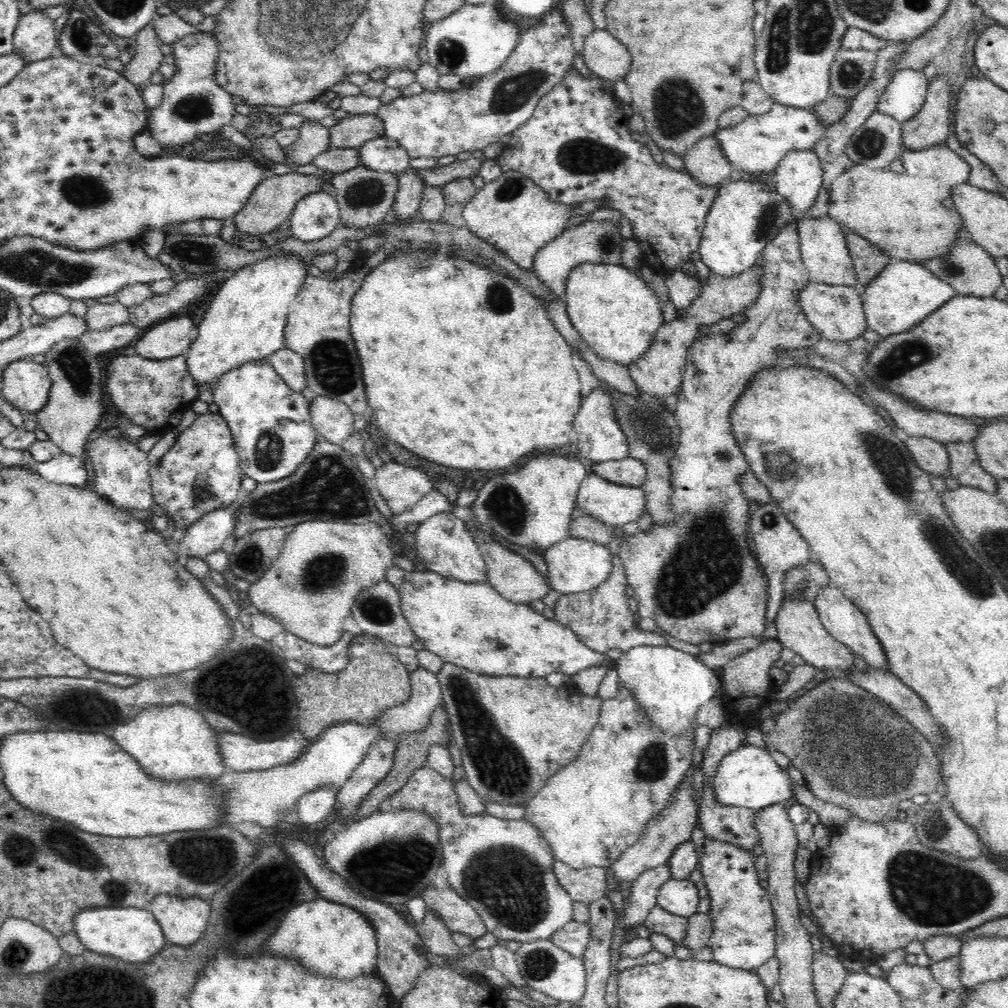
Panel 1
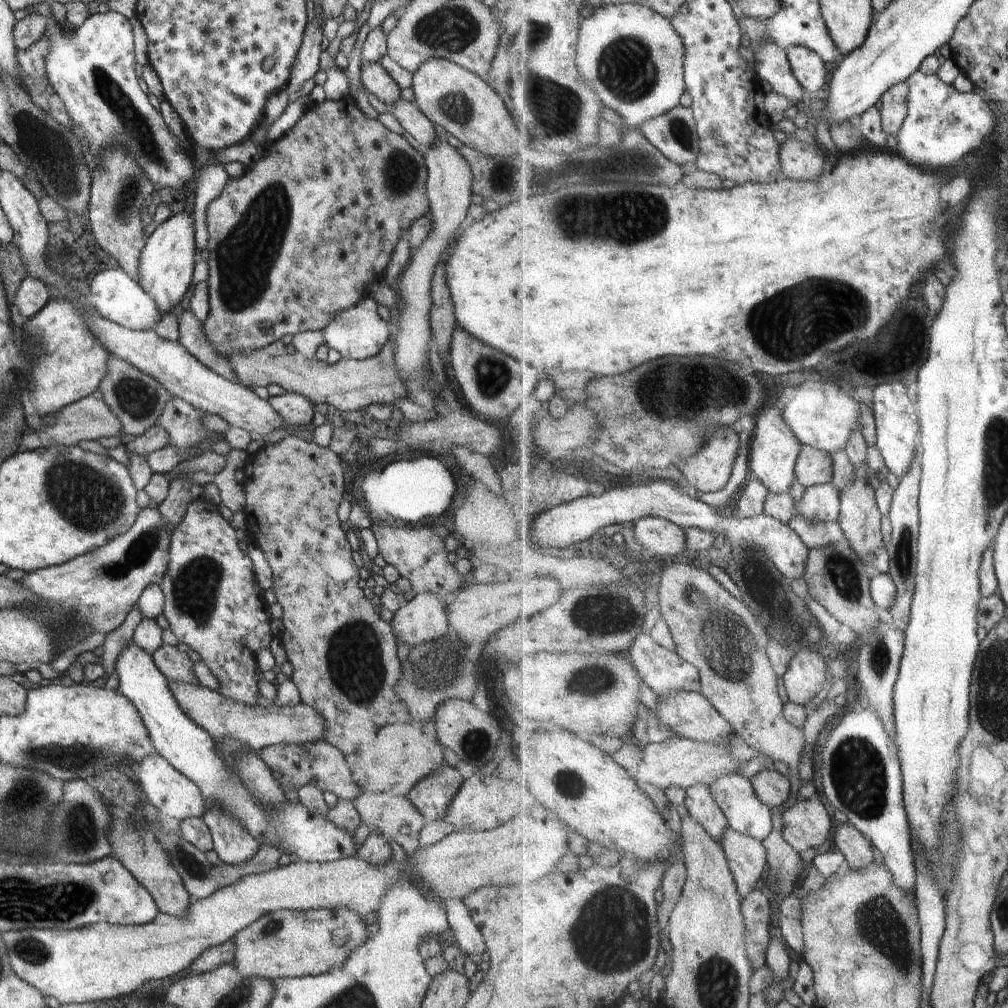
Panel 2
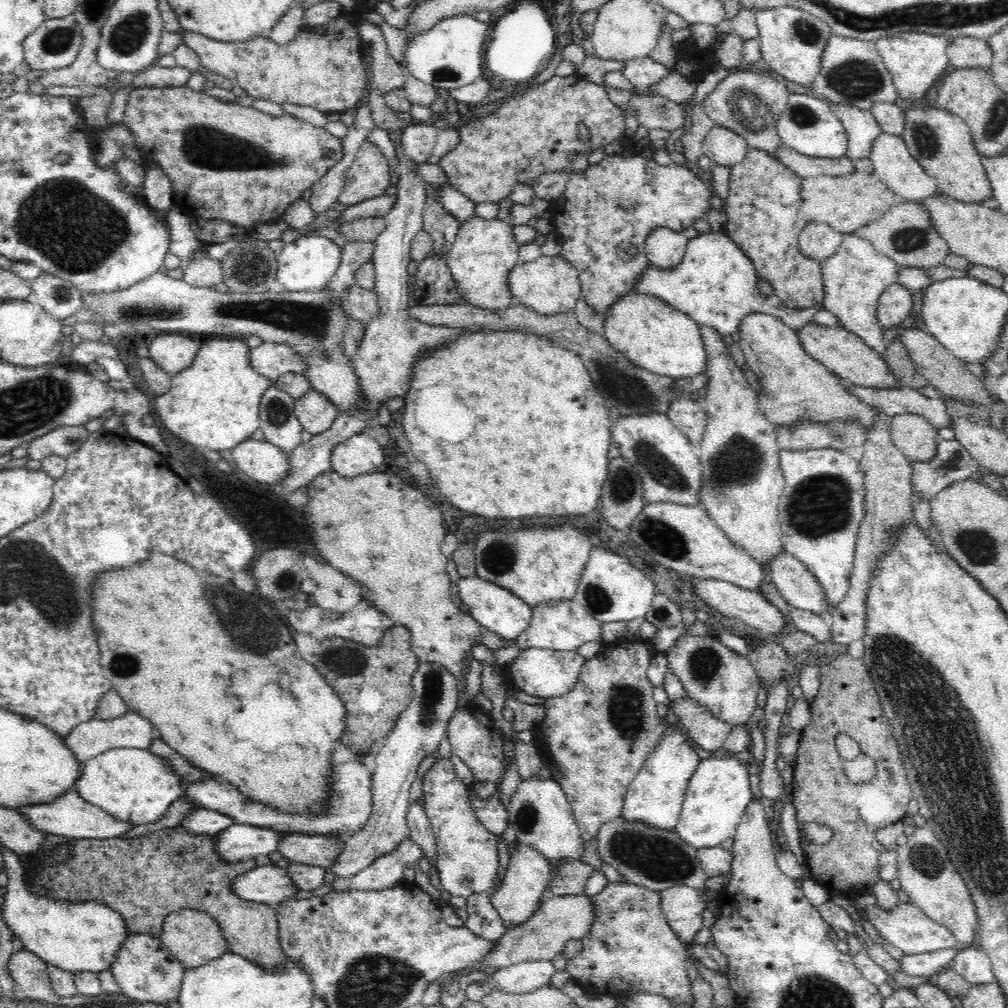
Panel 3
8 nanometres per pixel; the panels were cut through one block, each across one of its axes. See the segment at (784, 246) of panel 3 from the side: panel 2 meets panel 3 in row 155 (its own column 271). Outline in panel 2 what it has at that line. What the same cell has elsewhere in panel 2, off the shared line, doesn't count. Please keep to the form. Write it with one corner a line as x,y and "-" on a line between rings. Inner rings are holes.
326,741
305,746
287,744
268,746
262,748
258,753
282,790
289,787
299,790
307,784
312,784
314,780
316,786
323,793
332,792
339,799
350,799
352,801
360,795
360,786
356,784
355,780
352,780
352,772
346,764
344,755
338,748
334,748
332,744
328,744

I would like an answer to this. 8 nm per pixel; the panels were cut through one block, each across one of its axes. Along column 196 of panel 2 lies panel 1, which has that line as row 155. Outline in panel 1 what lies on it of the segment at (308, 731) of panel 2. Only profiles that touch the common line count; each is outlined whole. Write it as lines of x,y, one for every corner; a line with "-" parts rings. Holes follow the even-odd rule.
716,135
701,138
683,156
684,169
702,185
716,186
734,176

